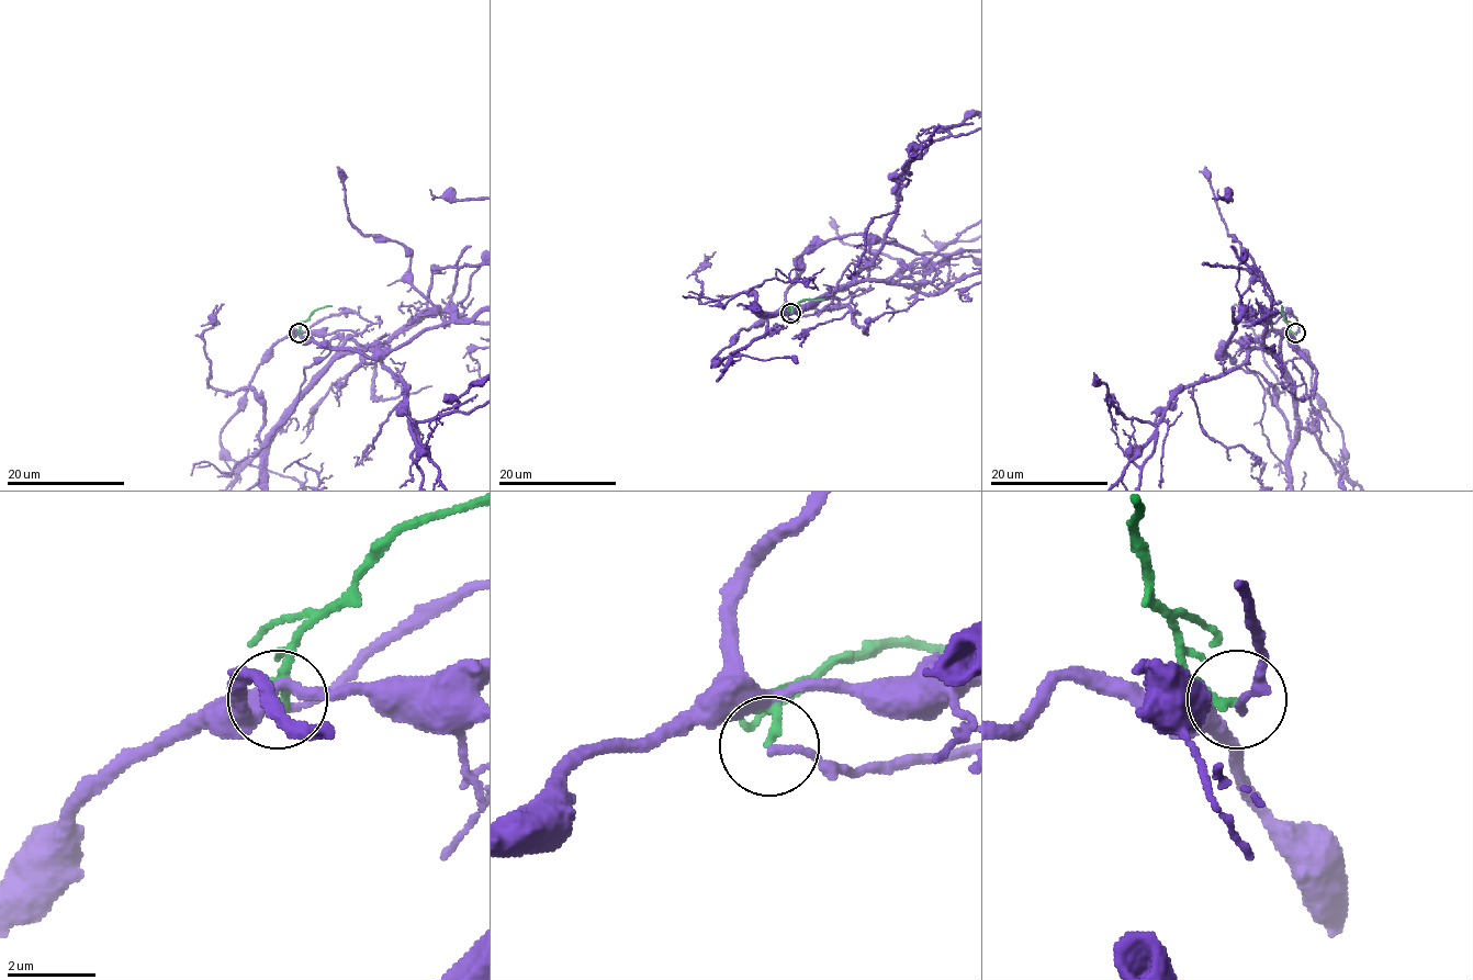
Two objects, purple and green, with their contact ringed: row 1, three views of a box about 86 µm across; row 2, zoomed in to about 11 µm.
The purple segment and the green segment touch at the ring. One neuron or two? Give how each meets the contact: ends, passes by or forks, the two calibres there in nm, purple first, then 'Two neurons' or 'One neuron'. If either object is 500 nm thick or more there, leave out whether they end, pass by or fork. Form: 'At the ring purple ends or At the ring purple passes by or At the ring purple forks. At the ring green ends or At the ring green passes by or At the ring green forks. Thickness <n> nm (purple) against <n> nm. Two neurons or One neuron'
At the ring purple passes by. At the ring green passes by. Thickness 130 nm (purple) against 140 nm. Two neurons

